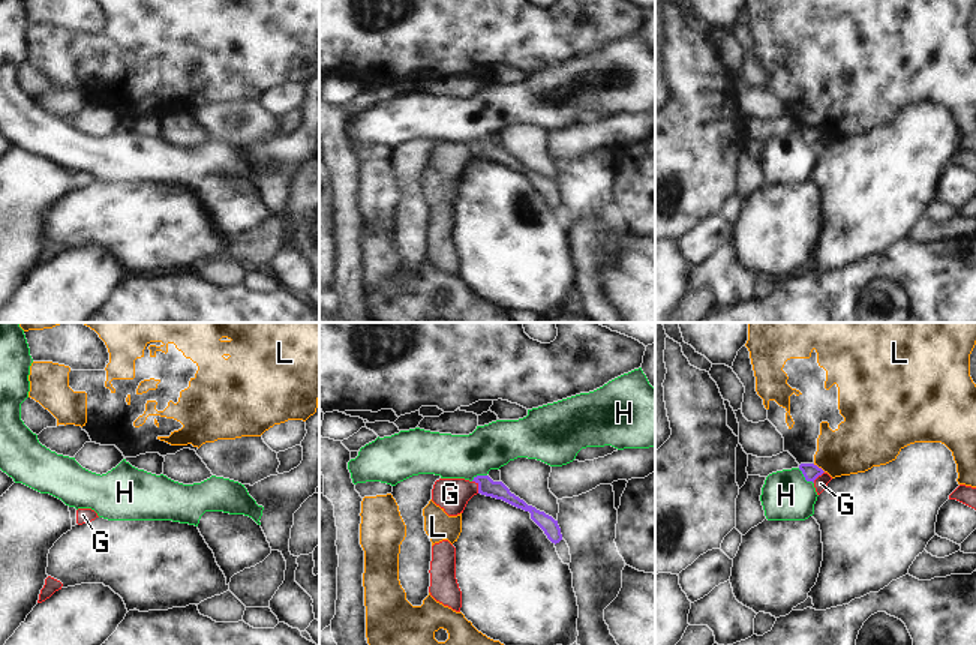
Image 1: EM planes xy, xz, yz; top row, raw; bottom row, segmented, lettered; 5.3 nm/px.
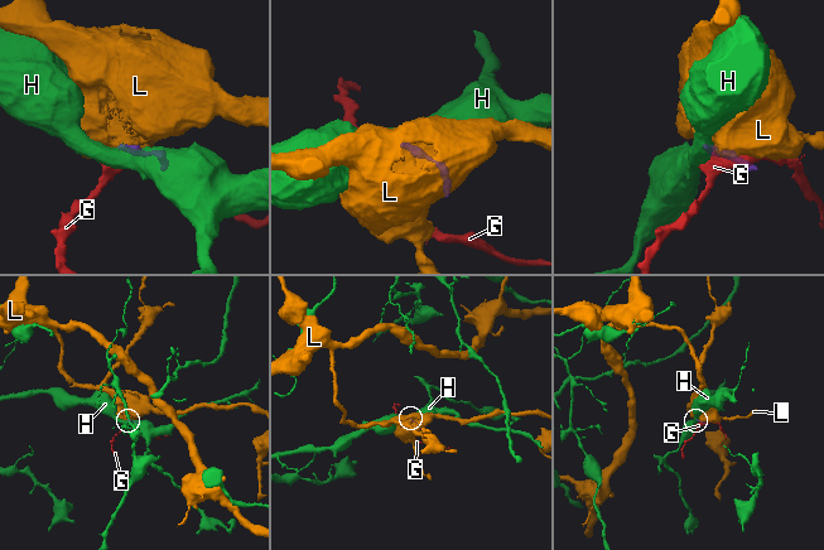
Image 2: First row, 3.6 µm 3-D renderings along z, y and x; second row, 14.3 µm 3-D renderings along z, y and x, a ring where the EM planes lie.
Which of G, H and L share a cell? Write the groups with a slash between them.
G / H / L

